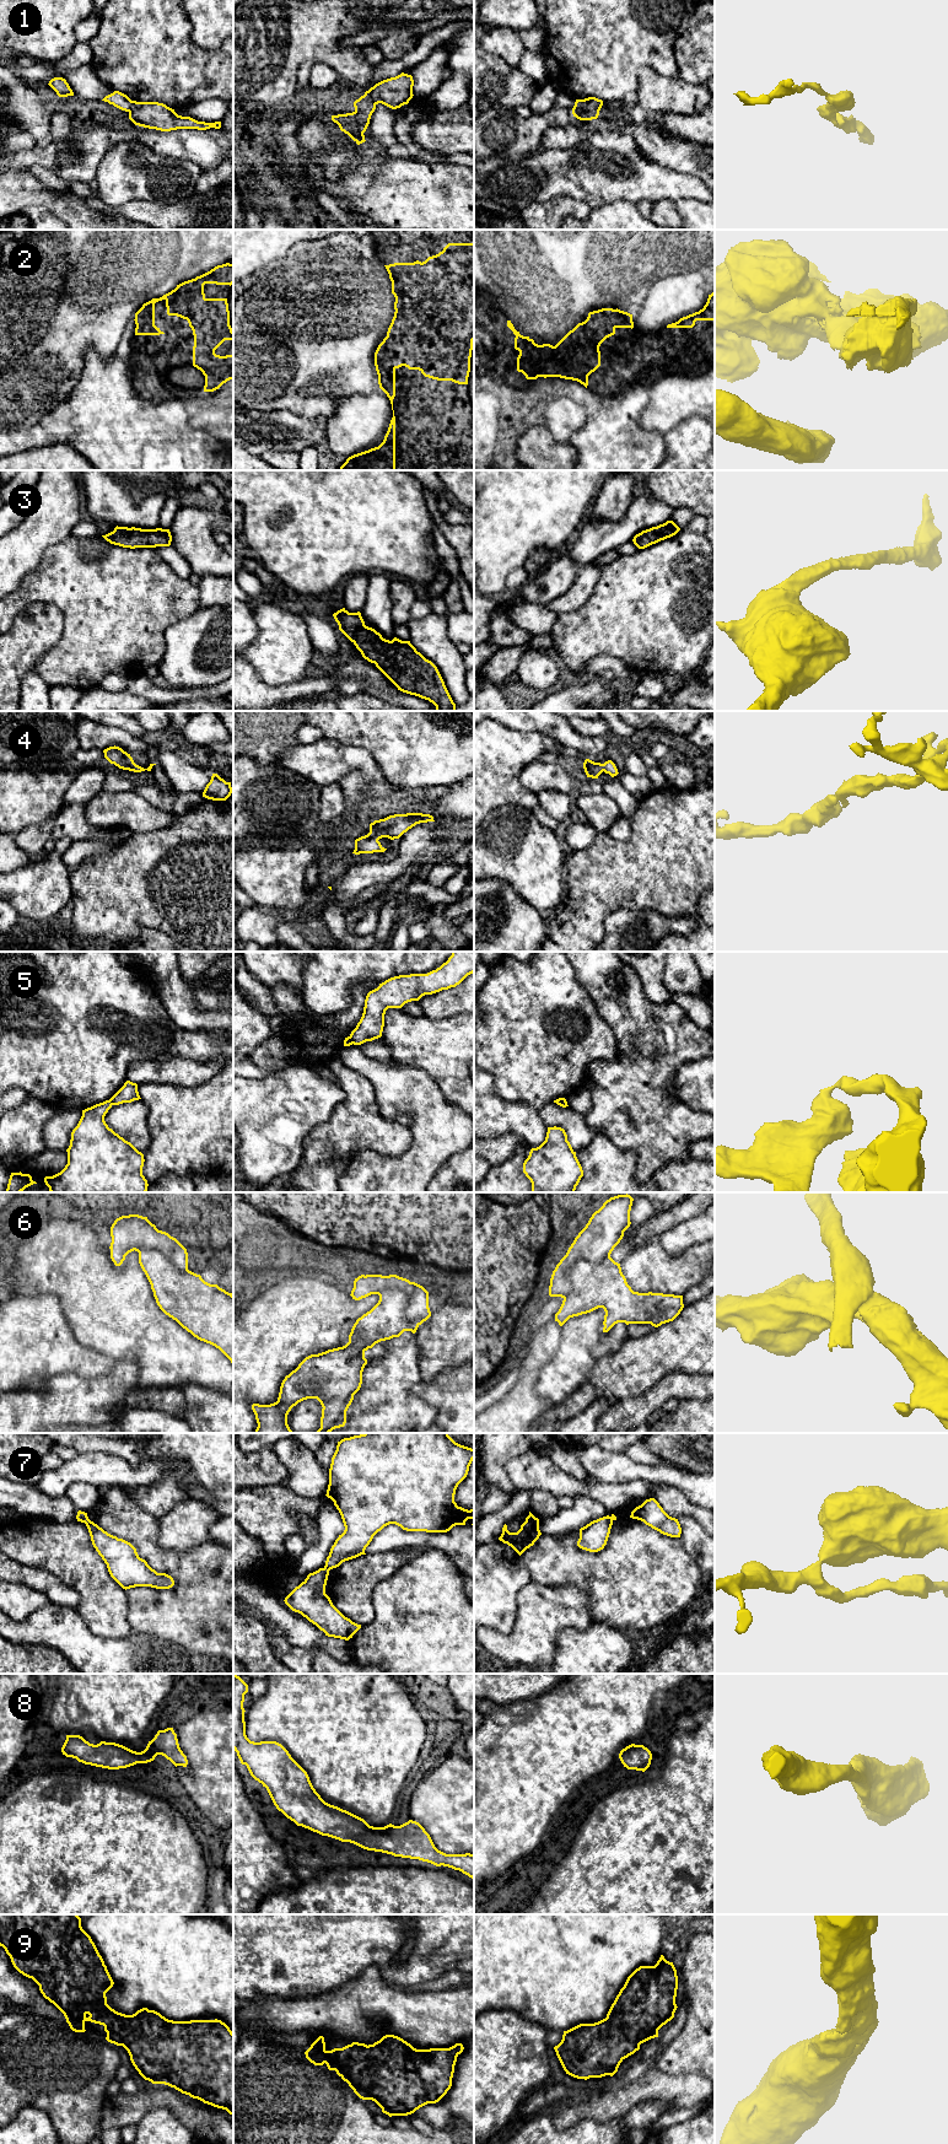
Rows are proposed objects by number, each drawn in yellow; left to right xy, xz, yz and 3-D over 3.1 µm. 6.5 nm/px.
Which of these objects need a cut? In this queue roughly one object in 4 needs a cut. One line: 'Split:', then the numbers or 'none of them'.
Split: 5, 6, 7

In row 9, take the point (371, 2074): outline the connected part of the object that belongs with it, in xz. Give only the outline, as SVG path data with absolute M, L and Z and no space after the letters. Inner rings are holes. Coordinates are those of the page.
M386 2035L373 2045L352 2042L327 2051L324 2037L319 2036L305 2054L314 2065L325 2063L360 2099L375 2101L383 2113L392 2117L408 2116L427 2103L438 2102L452 2086L457 2057L463 2049L462 2043L449 2048L416 2049L398 2036Z

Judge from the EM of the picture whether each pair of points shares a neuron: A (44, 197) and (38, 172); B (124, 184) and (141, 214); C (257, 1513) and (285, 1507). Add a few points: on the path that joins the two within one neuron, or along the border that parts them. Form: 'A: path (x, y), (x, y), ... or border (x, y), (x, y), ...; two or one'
A: border (25, 170), (31, 172), (42, 183), (68, 193); two
B: border (162, 203), (129, 200), (114, 208), (106, 205); two
C: path (264, 1512), (278, 1507); one

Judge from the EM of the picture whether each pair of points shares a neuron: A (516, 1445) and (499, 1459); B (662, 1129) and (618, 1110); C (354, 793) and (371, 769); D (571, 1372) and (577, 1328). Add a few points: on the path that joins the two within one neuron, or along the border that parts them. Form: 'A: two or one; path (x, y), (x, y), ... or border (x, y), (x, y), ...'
A: one; path (512, 1445), (502, 1455)
B: one; path (651, 1120), (639, 1110), (629, 1110)
C: two; border (337, 781), (357, 770), (367, 780), (371, 797)
D: one; path (572, 1361), (577, 1339)

